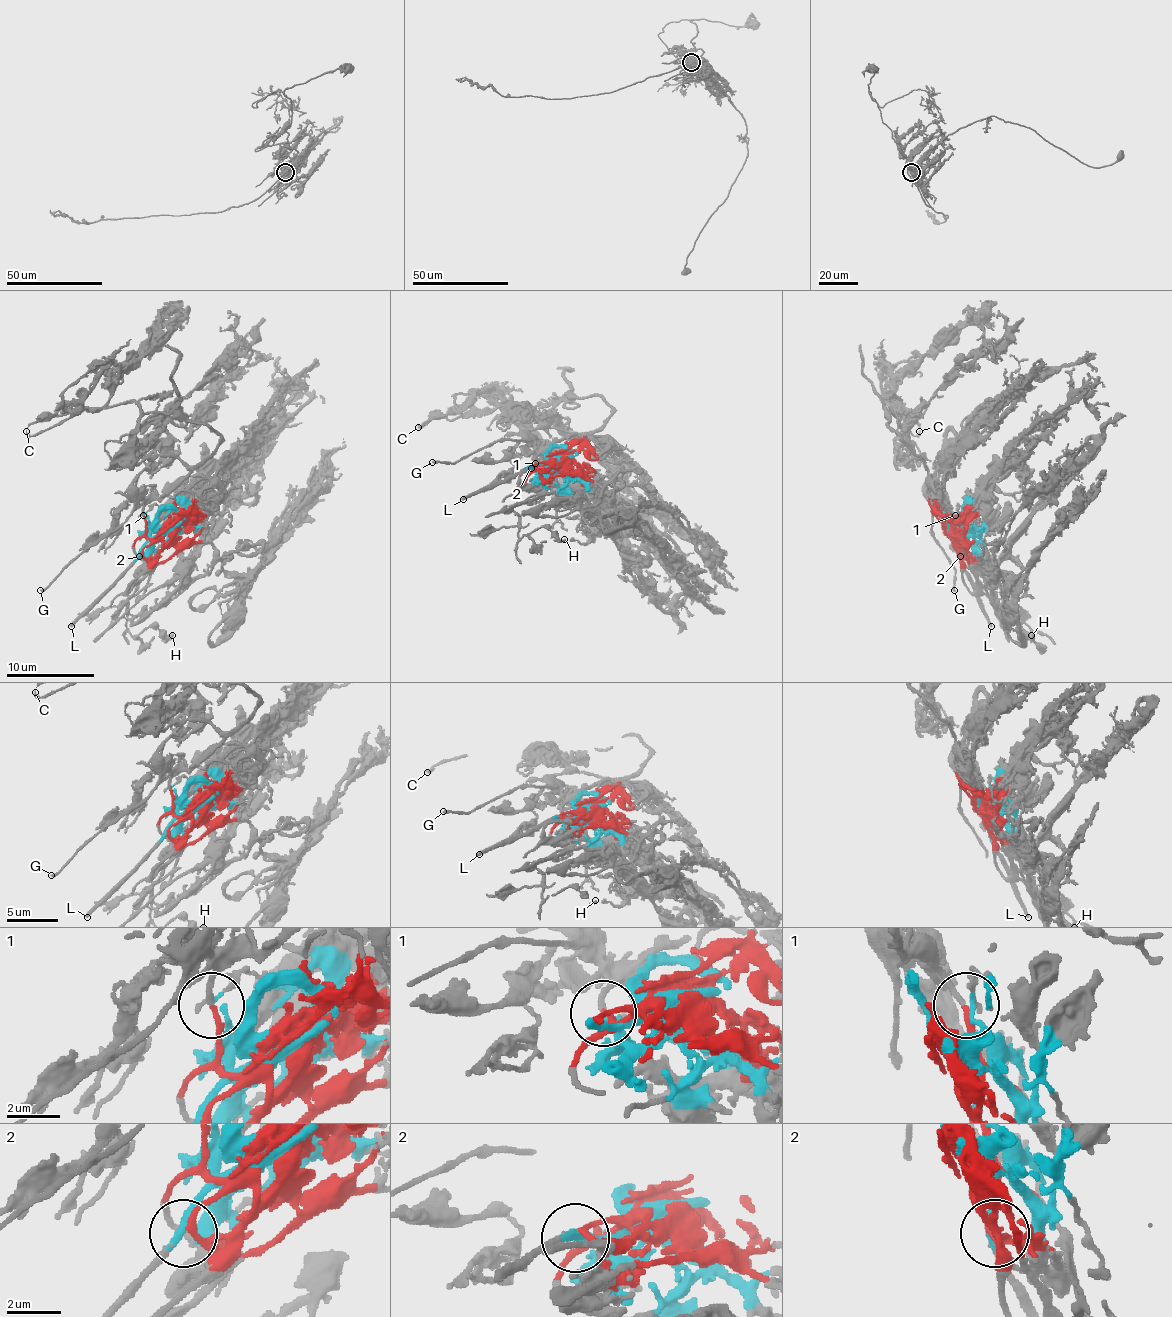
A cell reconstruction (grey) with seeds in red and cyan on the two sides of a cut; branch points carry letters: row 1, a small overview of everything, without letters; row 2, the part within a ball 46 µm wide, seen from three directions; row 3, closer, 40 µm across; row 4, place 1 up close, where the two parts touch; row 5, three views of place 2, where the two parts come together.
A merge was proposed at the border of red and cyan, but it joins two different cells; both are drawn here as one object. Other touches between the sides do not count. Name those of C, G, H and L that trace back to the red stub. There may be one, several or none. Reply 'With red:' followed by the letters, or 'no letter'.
With red: C, G, H

